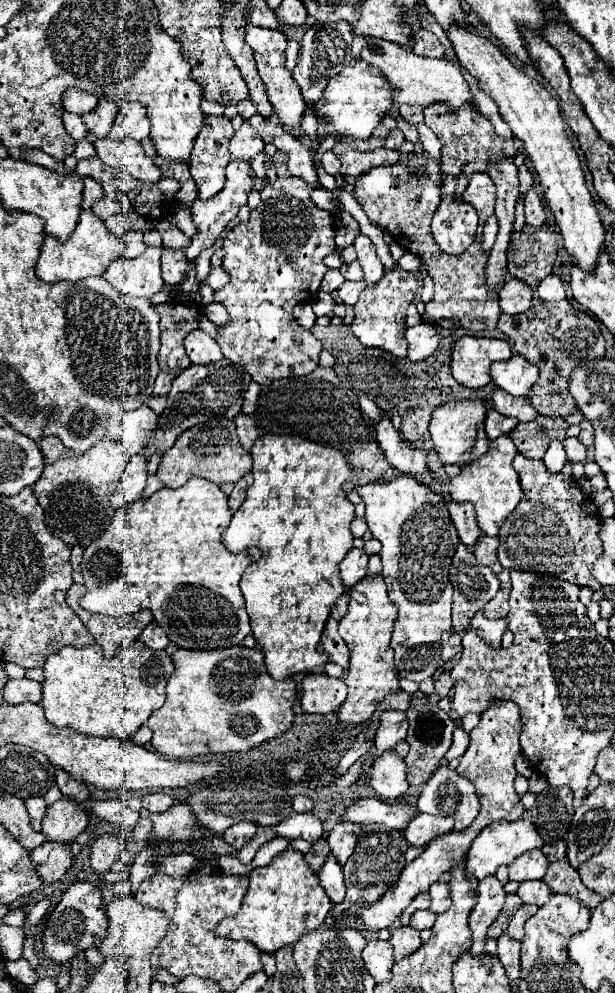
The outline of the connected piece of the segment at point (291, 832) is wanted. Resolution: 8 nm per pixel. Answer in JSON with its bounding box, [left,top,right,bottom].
[275,812,323,842]

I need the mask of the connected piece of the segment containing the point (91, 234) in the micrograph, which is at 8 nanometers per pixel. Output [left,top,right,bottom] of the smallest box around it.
[37,210,123,282]

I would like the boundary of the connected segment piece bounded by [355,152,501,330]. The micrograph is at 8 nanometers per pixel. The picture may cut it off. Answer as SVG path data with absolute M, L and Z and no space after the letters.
M425 152L405 154L397 164L371 168L371 172L359 176L355 182L357 202L363 206L371 224L387 230L407 252L417 254L429 268L429 276L435 284L433 300L425 304L425 312L421 320L425 324L435 324L439 320L459 320L463 328L469 330L493 330L501 316L497 304L497 292L487 288L487 256L483 250L483 228L487 216L495 212L495 184L485 173L472 176L466 191L457 194L455 199L465 200L476 209L479 217L475 236L475 252L473 244L459 256L445 254L439 244L435 244L429 220L433 218L437 206L441 204L441 164L429 158Z

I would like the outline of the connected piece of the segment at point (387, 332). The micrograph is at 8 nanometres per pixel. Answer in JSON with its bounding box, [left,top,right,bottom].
[351,268,417,358]

